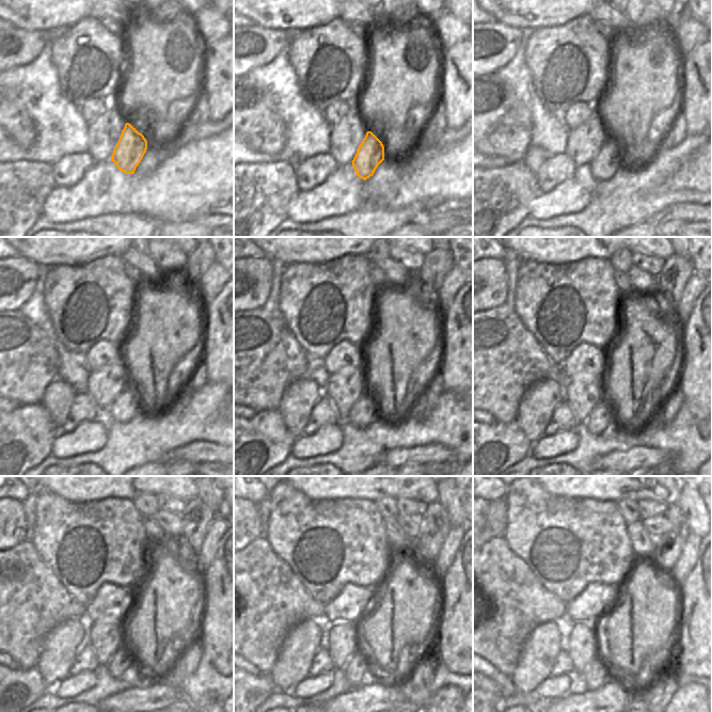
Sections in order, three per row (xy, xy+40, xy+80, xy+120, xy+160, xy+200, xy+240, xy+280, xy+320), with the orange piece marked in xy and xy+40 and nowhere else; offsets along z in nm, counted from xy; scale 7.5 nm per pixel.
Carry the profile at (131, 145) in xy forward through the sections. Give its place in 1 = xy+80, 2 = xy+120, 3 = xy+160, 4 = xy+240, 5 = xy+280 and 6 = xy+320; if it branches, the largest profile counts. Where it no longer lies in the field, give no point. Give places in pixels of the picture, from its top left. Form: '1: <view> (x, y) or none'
1: xy+80 (603, 167)
2: xy+120 (125, 407)
3: xy+160 (362, 413)
4: xy+240 (121, 663)
5: xy+280 (357, 670)
6: xy+320 (597, 674)

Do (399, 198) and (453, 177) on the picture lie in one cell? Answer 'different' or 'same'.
same

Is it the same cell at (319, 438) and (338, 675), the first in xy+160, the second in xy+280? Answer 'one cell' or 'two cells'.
two cells

